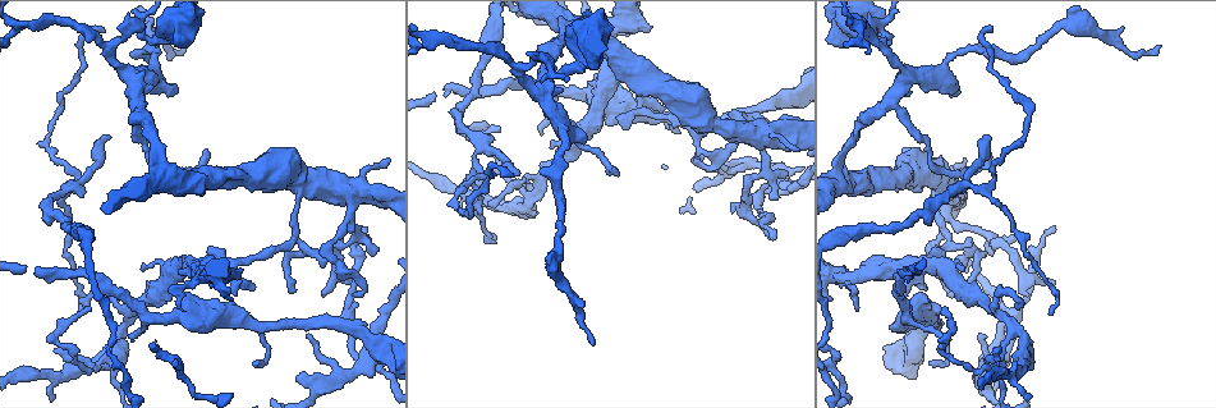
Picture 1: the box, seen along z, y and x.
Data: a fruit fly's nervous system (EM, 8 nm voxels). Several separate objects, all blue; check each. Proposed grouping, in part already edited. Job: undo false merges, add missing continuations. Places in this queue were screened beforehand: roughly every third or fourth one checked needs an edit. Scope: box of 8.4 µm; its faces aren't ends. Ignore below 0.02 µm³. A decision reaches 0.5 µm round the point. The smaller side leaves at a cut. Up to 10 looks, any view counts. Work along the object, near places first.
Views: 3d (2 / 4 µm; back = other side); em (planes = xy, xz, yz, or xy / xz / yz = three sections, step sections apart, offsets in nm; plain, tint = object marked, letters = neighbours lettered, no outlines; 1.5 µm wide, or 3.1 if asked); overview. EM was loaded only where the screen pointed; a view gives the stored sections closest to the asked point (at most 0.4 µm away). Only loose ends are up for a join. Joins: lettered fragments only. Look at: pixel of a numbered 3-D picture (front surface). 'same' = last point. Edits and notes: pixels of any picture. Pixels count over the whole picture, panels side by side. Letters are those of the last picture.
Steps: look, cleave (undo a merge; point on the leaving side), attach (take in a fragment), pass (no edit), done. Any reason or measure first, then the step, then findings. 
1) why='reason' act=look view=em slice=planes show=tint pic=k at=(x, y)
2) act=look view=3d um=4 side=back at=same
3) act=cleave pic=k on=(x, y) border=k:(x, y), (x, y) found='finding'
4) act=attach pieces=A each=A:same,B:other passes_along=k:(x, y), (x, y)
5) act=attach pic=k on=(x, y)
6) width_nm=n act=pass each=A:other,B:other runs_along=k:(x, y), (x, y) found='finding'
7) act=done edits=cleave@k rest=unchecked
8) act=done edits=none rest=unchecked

act=look view=3d um=4 pic=1 at=(54, 351)

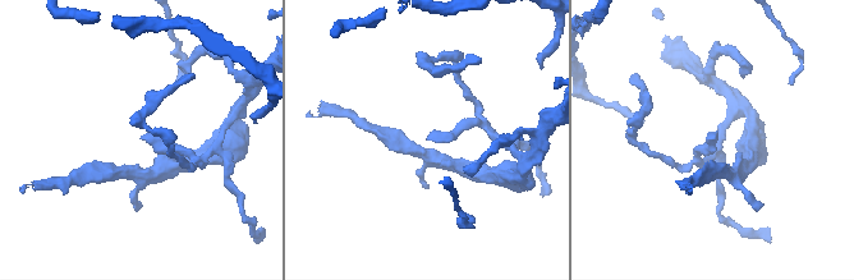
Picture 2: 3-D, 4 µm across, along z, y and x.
act=look view=em slice=planes show=letters pic=2 at=(426, 138)

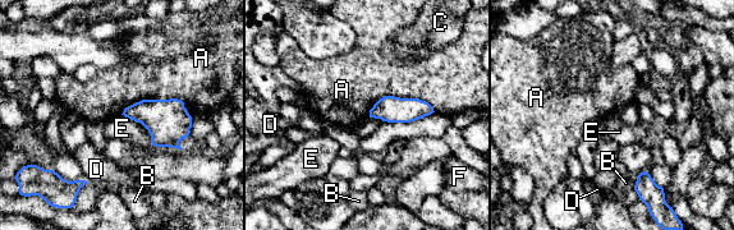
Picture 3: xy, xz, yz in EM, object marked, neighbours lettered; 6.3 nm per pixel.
act=pass each=A:other,B:other,C:other,D:other,E:other,F:other border=3:(435, 111), (382, 96), (368, 116) found='none of them fits'

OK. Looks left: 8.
why='thin end' act=look view=em slice=planes show=letters pic=1 at=(112, 137)

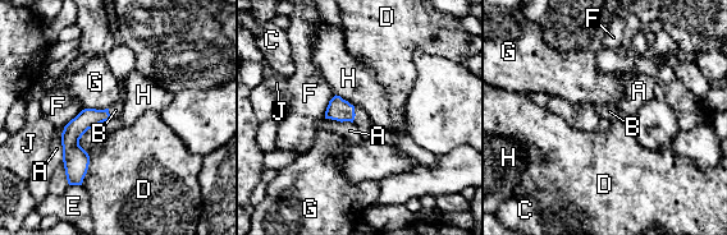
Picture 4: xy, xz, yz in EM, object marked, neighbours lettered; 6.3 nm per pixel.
act=attach pieces=B each=A:other,B:same,C:other,D:other,E:other,F:other,G:other,H:other,J:other found='the neuron continues'

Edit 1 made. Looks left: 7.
why='see it whole again' act=look view=overview

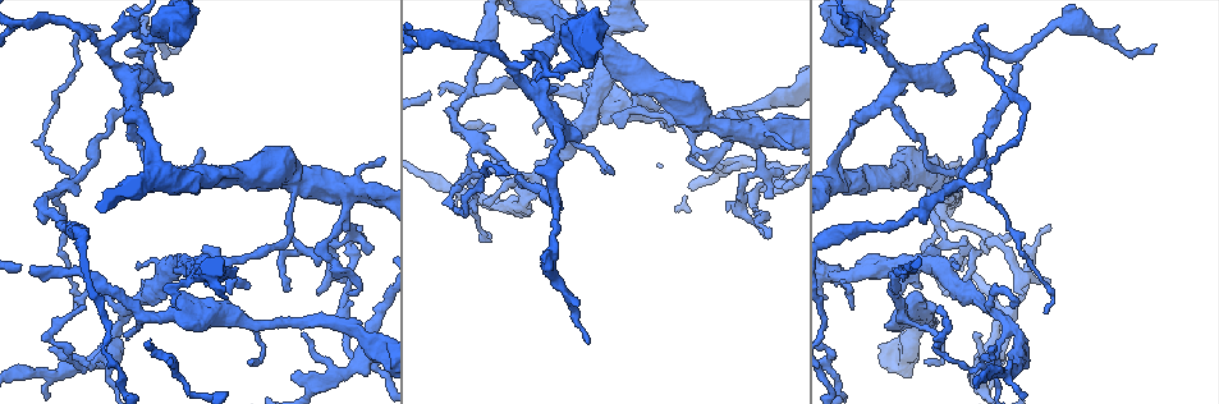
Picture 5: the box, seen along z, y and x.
why='sharp bend' act=look view=3d um=2 side=back pic=5 at=(570, 65)

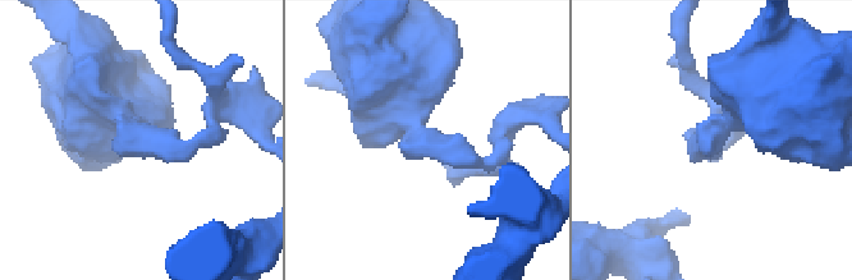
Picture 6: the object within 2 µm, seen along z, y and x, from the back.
arm_widths_nm=160,600 act=look view=em slice=planes show=tint pic=6 at=(706, 140)

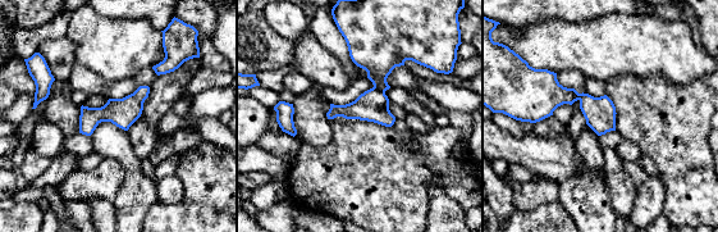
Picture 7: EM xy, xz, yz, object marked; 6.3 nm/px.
act=look view=em slice=planes show=letters at=same

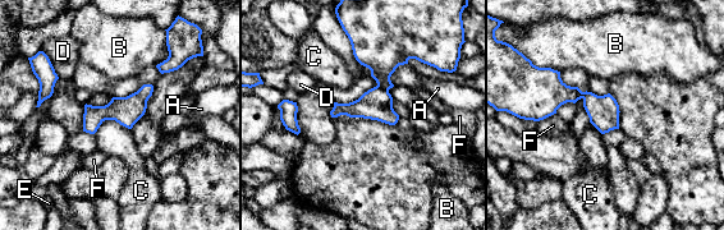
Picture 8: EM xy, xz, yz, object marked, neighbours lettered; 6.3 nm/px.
longest_contact=C:240nm act=cleave pic=8 on=(381, 49) each=A:other,B:other,C:other,D:other,E:other,F:other found='two neurons meet here'

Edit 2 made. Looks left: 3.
act=done edits=attach@4,cleave@8 rest=unchecked

